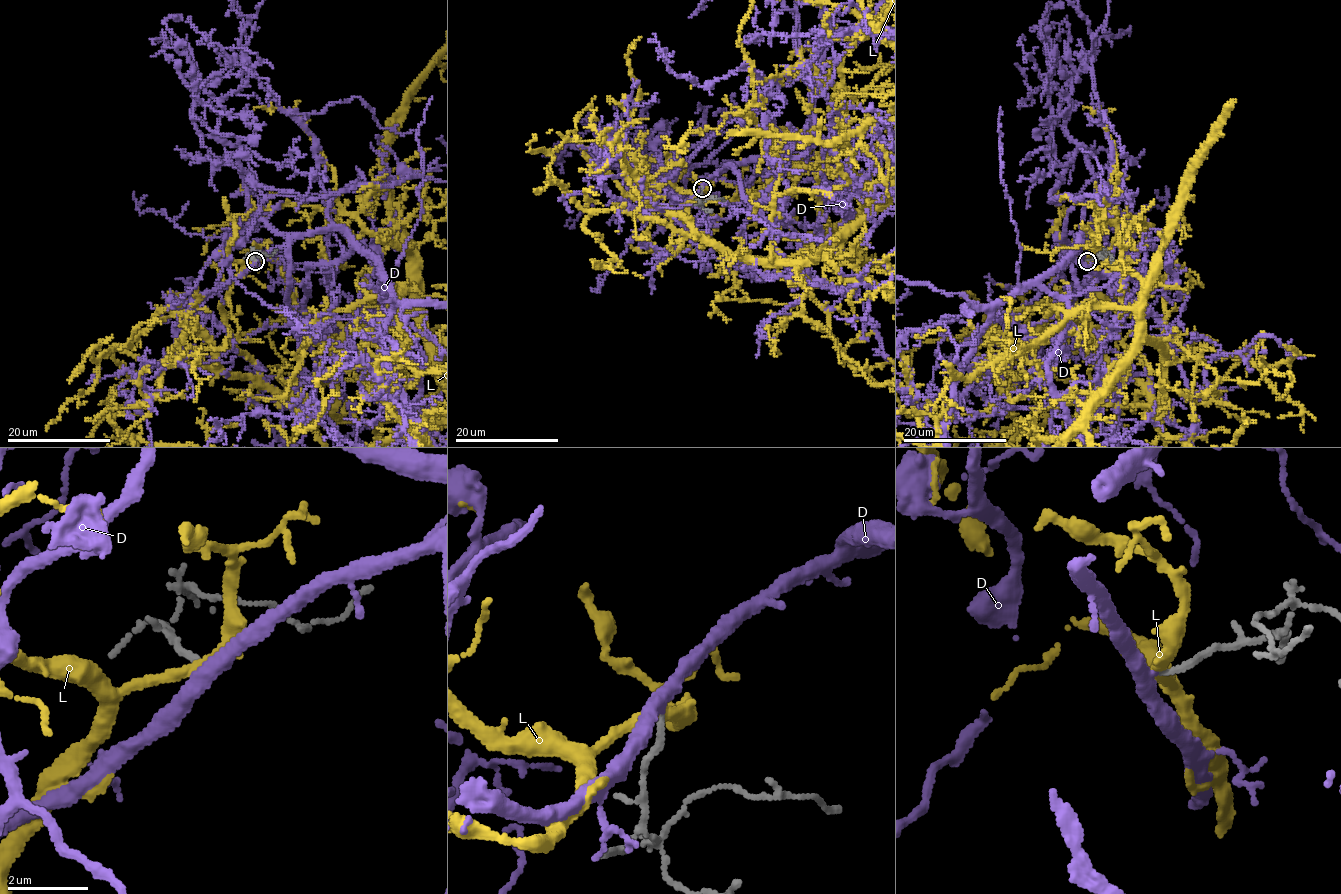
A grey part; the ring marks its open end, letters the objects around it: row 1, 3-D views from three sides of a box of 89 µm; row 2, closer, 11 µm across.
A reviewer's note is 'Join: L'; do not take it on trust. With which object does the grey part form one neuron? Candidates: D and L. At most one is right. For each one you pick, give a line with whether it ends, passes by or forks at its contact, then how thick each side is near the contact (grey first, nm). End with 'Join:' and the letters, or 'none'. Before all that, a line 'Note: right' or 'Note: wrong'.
Note: wrong
D: it passes by; calibres 150 and 360 nm
Join: D

